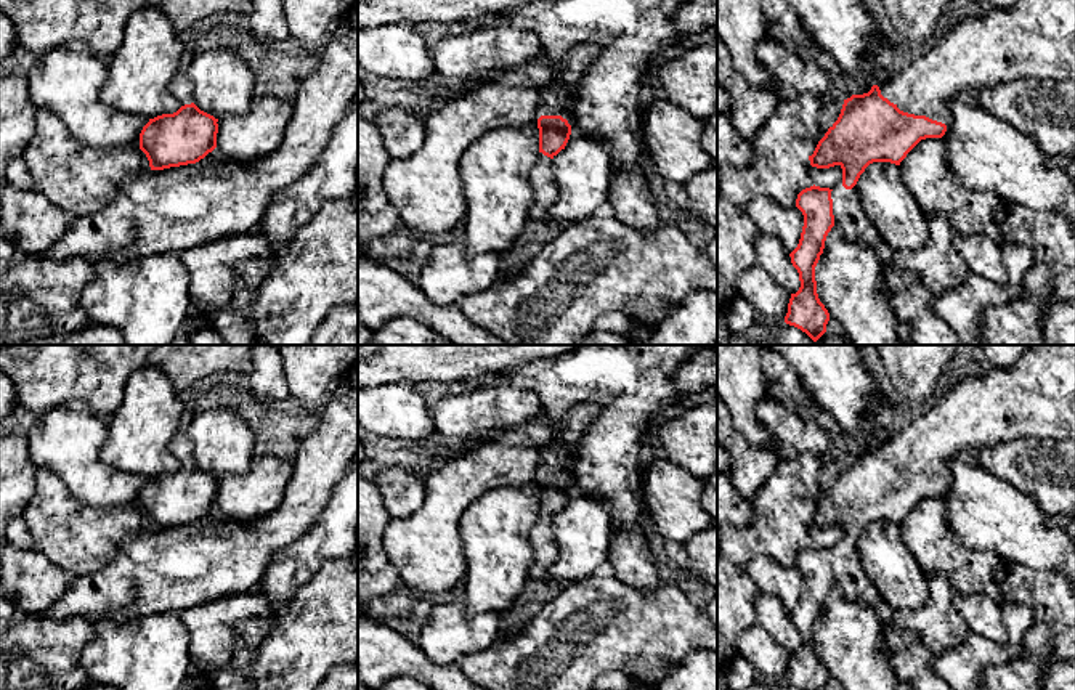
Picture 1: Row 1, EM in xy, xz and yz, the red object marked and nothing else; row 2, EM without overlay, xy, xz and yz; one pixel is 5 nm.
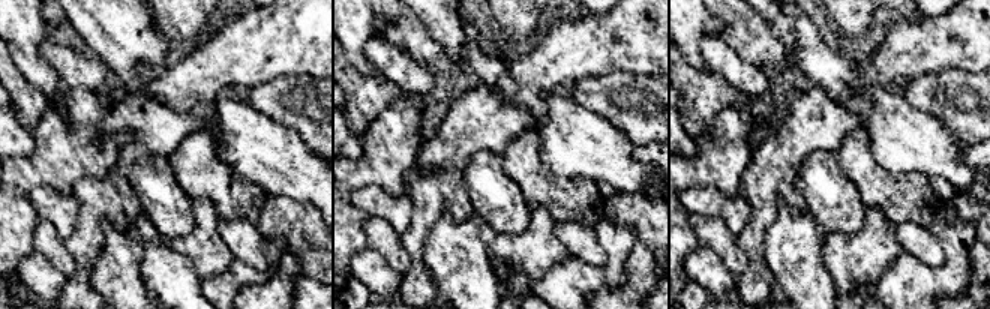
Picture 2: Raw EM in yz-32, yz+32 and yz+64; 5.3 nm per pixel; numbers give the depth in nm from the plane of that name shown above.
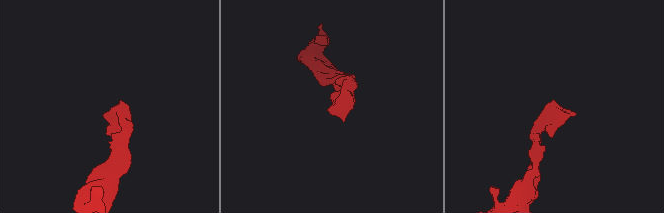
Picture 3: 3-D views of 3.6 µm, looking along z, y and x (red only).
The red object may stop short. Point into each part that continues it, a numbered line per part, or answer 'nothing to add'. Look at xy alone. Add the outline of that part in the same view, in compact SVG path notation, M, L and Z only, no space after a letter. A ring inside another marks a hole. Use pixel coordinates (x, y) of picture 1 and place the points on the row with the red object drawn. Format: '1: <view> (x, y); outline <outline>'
1: xy (182, 89); outline M185 71L175 75L170 85L170 93L181 106L194 103L194 96L193 96L194 87Z

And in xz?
1: xz (541, 177); outline M539 152L534 167L529 170L528 181L534 194L528 220L546 223L550 218L552 207L557 201L552 159Z

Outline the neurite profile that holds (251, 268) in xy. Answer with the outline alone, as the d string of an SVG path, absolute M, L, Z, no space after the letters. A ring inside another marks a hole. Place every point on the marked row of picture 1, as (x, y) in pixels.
M258 229L221 236L205 246L183 250L180 258L191 278L191 305L212 316L215 329L229 345L255 345L250 310L274 263L274 250L265 236Z

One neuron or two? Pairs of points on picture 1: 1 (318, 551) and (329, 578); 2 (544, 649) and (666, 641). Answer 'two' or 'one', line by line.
1: two
2: one

